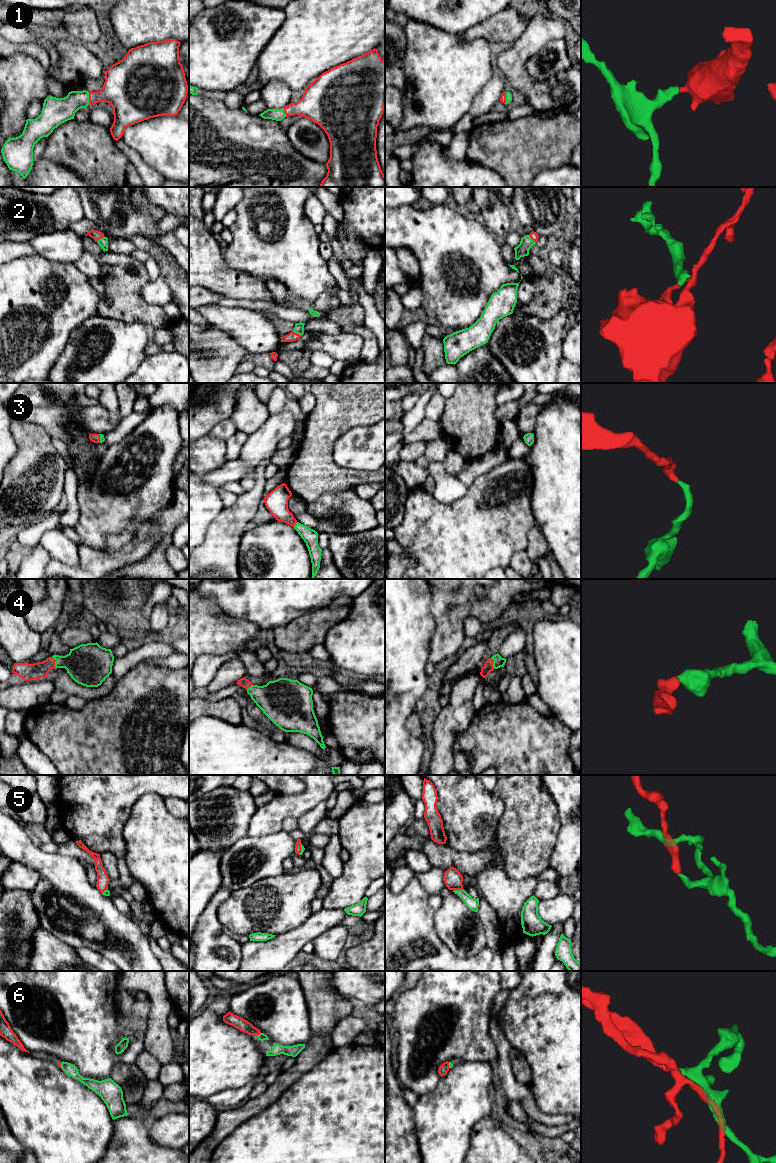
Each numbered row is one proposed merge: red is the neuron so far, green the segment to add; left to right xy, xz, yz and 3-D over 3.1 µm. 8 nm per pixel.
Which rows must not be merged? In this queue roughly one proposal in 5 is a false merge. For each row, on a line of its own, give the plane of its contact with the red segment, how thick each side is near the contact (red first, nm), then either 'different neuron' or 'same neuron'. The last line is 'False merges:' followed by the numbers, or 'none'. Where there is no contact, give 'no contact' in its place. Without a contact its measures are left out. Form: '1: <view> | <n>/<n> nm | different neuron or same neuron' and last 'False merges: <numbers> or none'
1: xy | 280/190 nm | same neuron
2: xz | 80/80 nm | same neuron
3: xz | 180/120 nm | same neuron
4: xy | 140/320 nm | same neuron
5: yz | 150/90 nm | same neuron
6: xz | 100/60 nm | same neuron
False merges: none

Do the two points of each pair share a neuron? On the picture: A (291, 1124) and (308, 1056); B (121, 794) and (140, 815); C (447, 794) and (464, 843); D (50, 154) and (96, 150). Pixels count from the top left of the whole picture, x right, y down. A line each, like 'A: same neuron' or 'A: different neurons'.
A: different neurons
B: different neurons
C: same neuron
D: same neuron

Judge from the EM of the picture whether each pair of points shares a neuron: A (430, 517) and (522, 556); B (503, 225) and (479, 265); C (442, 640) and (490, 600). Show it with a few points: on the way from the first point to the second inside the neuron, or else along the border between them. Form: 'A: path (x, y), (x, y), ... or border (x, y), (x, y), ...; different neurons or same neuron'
A: border (524, 549), (512, 556), (509, 566); different neurons
B: border (480, 220), (499, 240); different neurons
C: path (449, 626), (476, 600); same neuron

